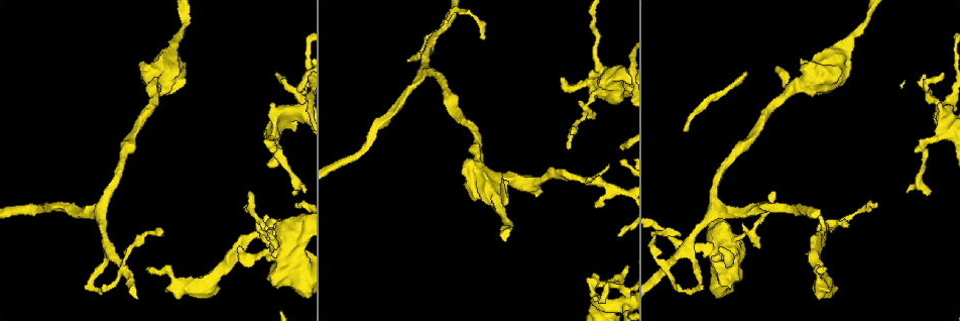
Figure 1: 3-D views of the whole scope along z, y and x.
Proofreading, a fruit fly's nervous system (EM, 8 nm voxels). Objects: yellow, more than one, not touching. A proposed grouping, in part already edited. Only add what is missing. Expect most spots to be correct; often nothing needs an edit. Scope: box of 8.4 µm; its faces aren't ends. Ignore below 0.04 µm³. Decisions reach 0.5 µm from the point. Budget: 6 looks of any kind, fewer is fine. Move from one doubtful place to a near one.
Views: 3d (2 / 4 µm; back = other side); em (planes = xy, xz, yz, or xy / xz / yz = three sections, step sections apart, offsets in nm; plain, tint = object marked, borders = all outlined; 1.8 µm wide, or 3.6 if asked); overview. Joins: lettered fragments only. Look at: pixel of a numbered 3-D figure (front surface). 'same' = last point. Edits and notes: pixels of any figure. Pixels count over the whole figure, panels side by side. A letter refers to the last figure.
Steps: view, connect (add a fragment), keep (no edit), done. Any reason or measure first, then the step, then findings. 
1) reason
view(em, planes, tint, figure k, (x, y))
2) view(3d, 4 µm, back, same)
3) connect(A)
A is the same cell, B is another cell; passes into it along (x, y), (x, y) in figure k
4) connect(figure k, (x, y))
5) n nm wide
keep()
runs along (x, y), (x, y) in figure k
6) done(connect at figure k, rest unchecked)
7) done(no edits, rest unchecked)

an open end
view(em, planes, borders, figure 1, (147, 269))

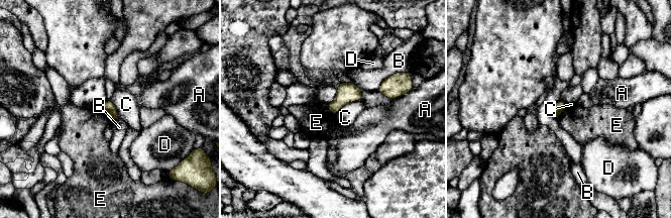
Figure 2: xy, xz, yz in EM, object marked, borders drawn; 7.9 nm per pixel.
C touches over 260 nm
keep()
A, B, C, D and E are other cells; no lettered fragment goes on from it

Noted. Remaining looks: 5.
view(3d, 2 µm, figure 1, (121, 264))

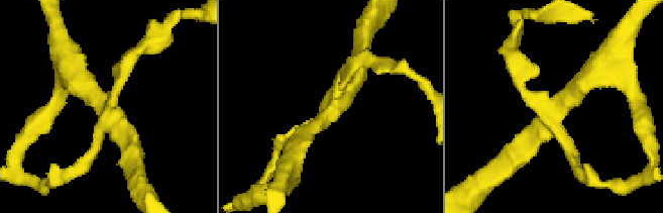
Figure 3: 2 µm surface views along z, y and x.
now the EM
view(em, xz, step 8, tint, figure 3, (560, 103))

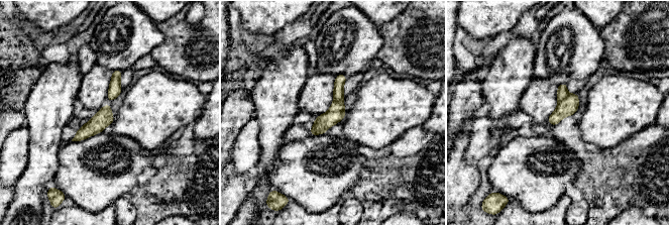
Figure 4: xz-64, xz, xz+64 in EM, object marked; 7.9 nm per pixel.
view(em, planes, borders, same)

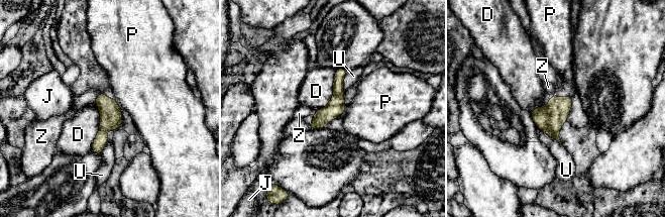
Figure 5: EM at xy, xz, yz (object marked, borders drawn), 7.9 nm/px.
140 nm wide; D touches over 400 nm
keep()
D, J, P, U and Z are other cells; none of them fits

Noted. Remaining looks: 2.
branch stops here
view(em, planes, borders, figure 1, (849, 224))

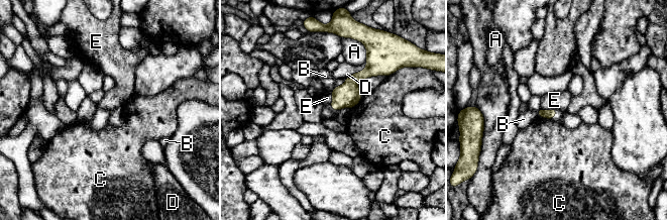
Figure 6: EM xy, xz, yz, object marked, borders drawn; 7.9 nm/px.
keep()
A, B, C, D and E are other cells; none of them fits

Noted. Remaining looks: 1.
done(no edits, rest unchecked)

